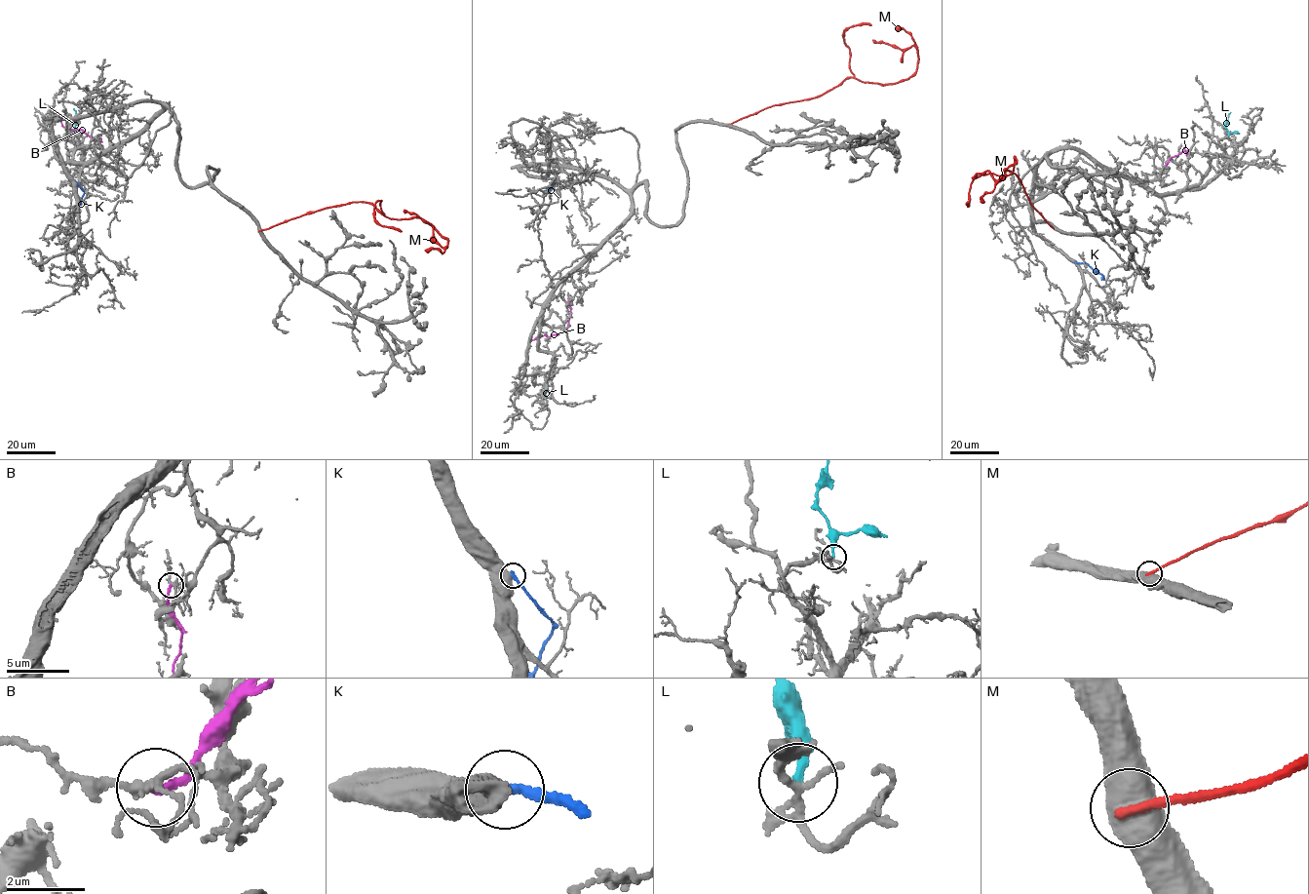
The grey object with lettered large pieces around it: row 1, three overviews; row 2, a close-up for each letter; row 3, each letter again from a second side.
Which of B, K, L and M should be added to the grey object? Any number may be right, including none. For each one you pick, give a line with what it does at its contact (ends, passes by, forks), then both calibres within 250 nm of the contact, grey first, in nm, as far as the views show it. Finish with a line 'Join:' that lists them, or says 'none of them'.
Join: none of them

